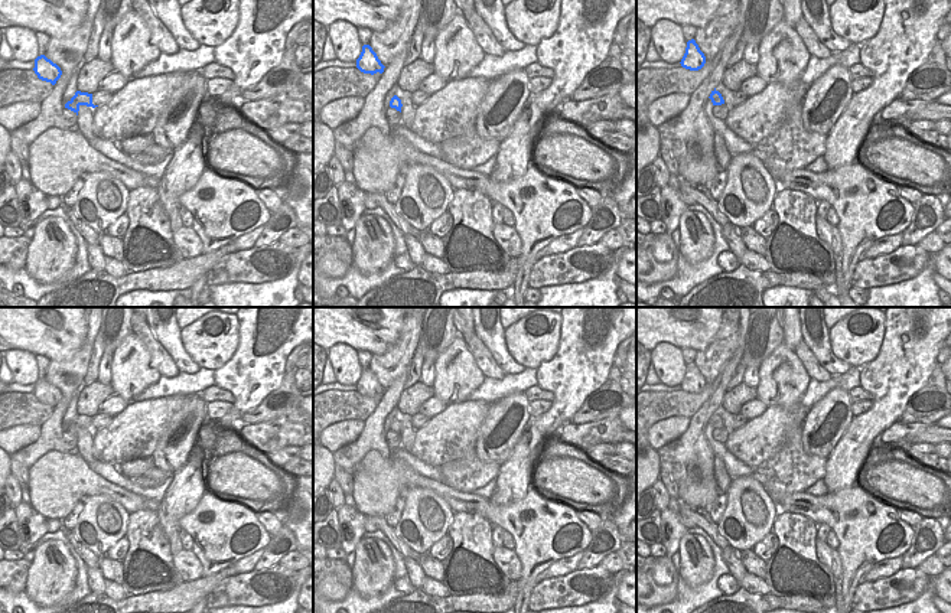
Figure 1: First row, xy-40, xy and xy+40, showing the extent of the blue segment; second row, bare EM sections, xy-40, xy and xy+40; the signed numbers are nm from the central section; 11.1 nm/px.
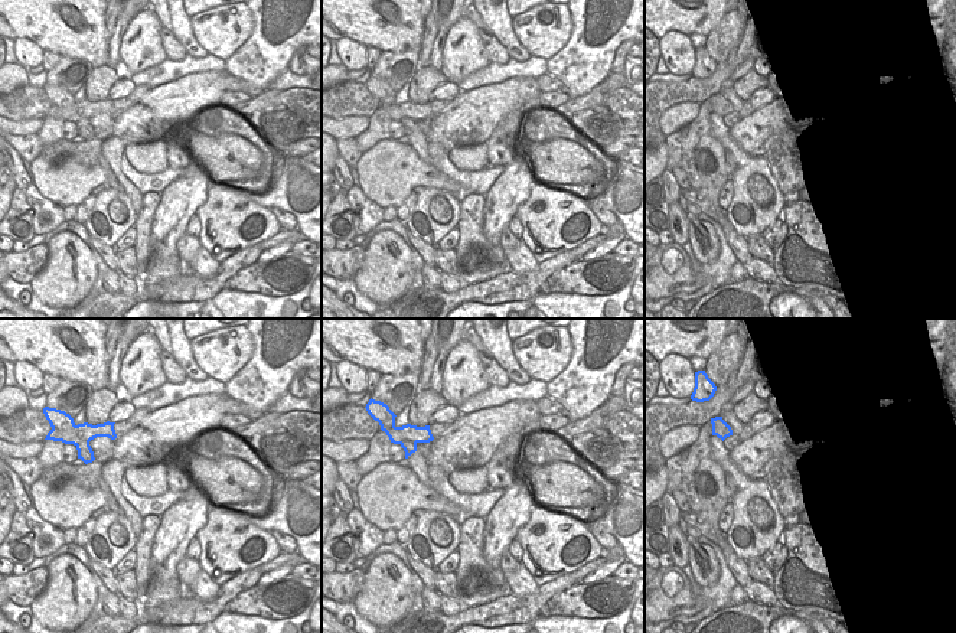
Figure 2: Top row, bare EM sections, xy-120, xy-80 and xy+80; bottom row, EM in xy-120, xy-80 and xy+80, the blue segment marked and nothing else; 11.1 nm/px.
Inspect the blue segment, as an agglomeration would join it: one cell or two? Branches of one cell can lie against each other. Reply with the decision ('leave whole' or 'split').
leave whole

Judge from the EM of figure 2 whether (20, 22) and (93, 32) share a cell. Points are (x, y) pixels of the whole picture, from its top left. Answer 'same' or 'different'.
same

